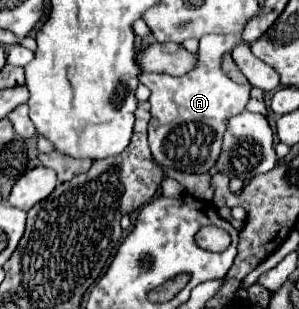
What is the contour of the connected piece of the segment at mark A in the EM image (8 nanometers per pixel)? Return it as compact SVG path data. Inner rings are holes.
M205 35L199 40L198 65L190 73L182 77L166 73L140 75L140 83L152 91L152 119L148 125L152 157L164 169L172 167L184 173L208 173L208 169L216 165L228 119L242 113L250 99L250 85L234 83L220 69L222 53L232 51L240 41L238 35Z

